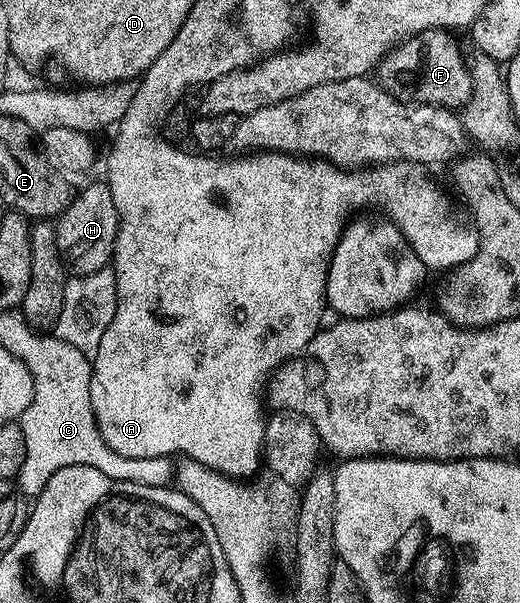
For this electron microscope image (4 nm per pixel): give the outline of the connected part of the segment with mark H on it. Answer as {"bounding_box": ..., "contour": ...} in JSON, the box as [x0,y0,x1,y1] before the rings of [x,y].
{"bounding_box":[56,181,121,275],"contour":[[[104,181],[76,191],[75,197],[56,219],[57,243],[61,261],[74,275],[90,274],[106,269],[113,261],[113,249],[117,244],[121,216],[115,208],[108,185]]]}

